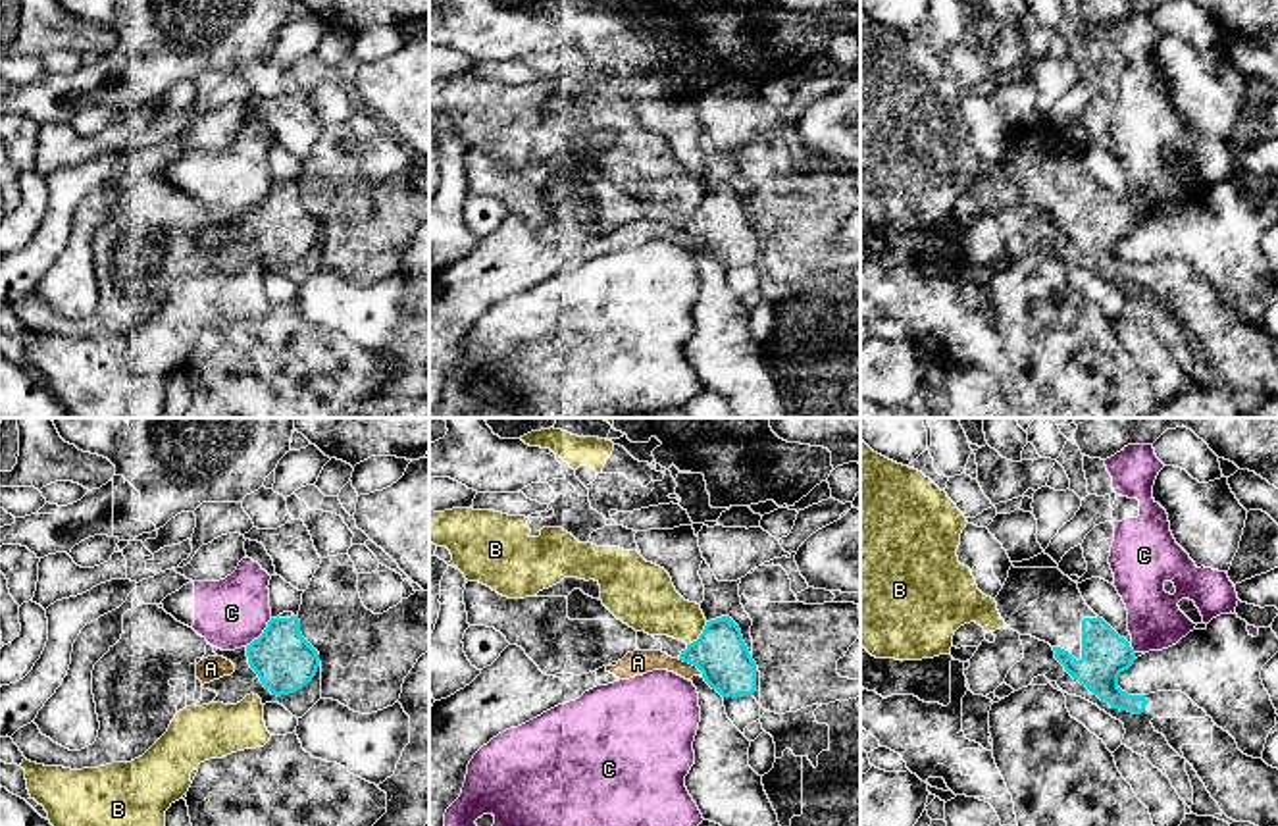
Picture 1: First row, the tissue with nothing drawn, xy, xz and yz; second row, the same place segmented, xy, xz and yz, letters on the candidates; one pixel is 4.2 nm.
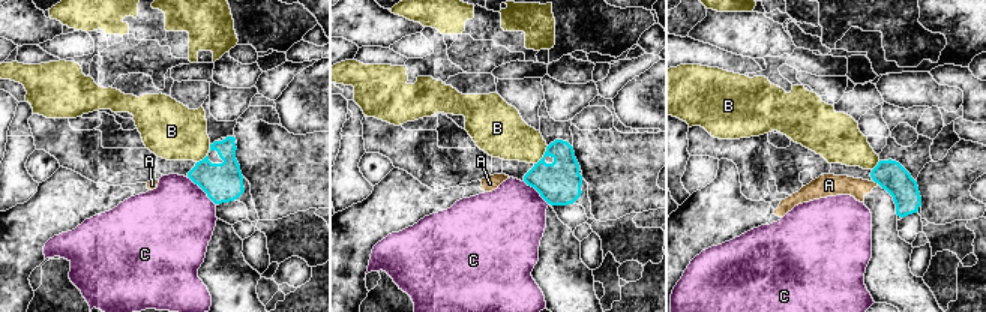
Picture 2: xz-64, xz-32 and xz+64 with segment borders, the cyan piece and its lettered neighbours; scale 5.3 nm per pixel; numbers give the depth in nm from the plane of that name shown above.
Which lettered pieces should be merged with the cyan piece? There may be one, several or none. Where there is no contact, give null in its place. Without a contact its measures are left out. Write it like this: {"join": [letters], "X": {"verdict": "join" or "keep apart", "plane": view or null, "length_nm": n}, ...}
{"join": [], "A": {"verdict": "keep apart", "plane": "xz", "length_nm": 130}, "B": {"verdict": "keep apart", "plane": "xz", "length_nm": 130}, "C": {"verdict": "keep apart", "plane": "xy", "length_nm": 160}}

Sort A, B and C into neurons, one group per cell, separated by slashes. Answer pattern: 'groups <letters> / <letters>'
groups A / B / C

